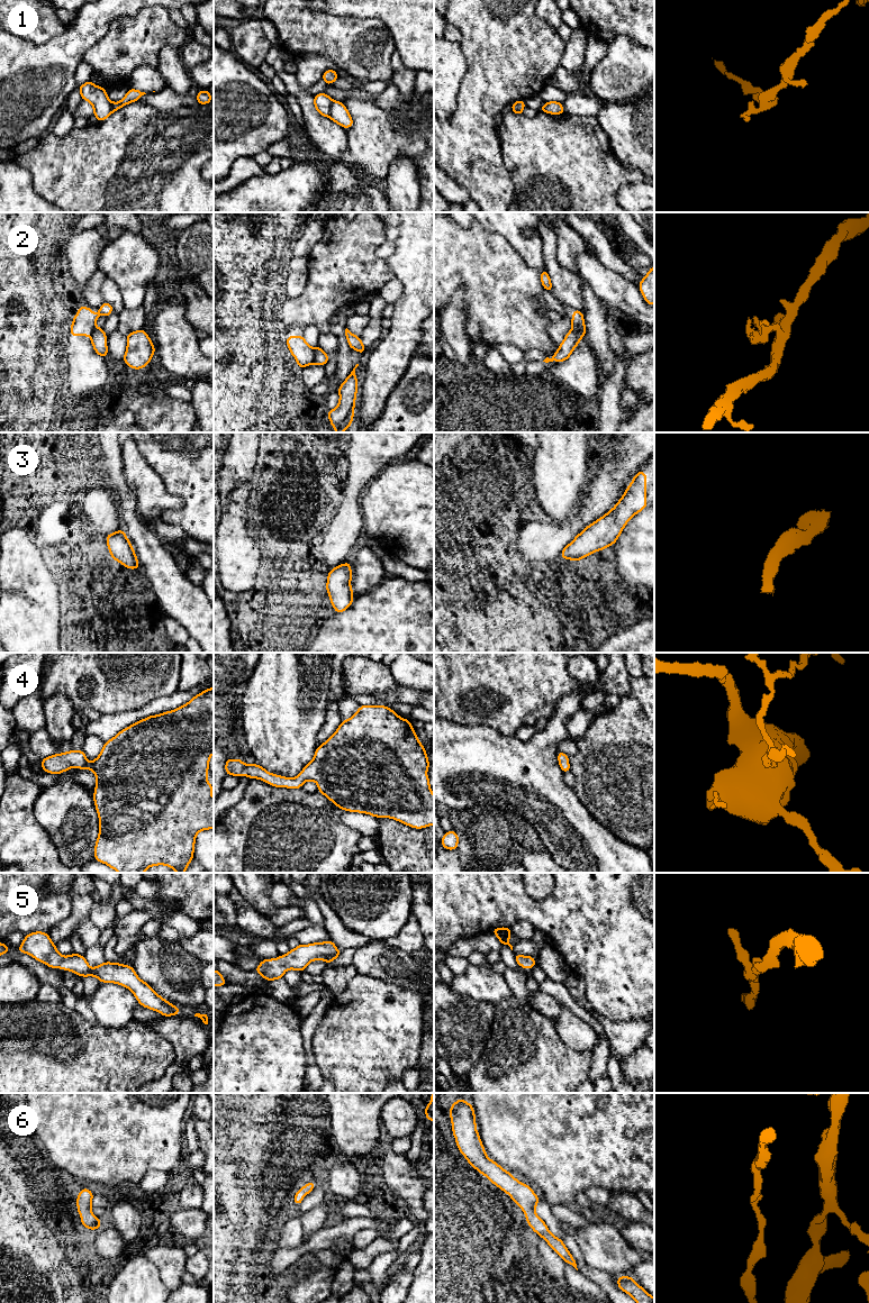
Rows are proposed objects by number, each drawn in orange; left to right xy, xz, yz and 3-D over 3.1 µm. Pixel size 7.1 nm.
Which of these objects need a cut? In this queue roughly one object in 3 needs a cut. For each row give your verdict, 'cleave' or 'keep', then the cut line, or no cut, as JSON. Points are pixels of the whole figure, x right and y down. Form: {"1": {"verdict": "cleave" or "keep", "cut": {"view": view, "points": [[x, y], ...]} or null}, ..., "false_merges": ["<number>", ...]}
{"1": {"verdict": "cleave", "cut": {"view": "xz", "points": [[334, 101], [328, 116]]}}, "2": {"verdict": "cleave", "cut": {"view": "xz", "points": [[313, 348], [315, 363]]}}, "3": {"verdict": "keep", "cut": null}, "4": {"verdict": "keep", "cut": null}, "5": {"verdict": "keep", "cut": null}, "6": {"verdict": "keep", "cut": null}, "false_merges": ["1", "2"]}

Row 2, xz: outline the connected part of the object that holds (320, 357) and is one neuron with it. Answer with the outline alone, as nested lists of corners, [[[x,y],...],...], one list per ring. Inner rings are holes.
[[[318,346],[314,348],[315,350],[315,364],[324,366],[328,359],[329,356]]]

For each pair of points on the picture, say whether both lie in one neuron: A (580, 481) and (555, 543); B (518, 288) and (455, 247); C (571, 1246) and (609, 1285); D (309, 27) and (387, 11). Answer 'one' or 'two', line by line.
A: two
B: one
C: one
D: two

